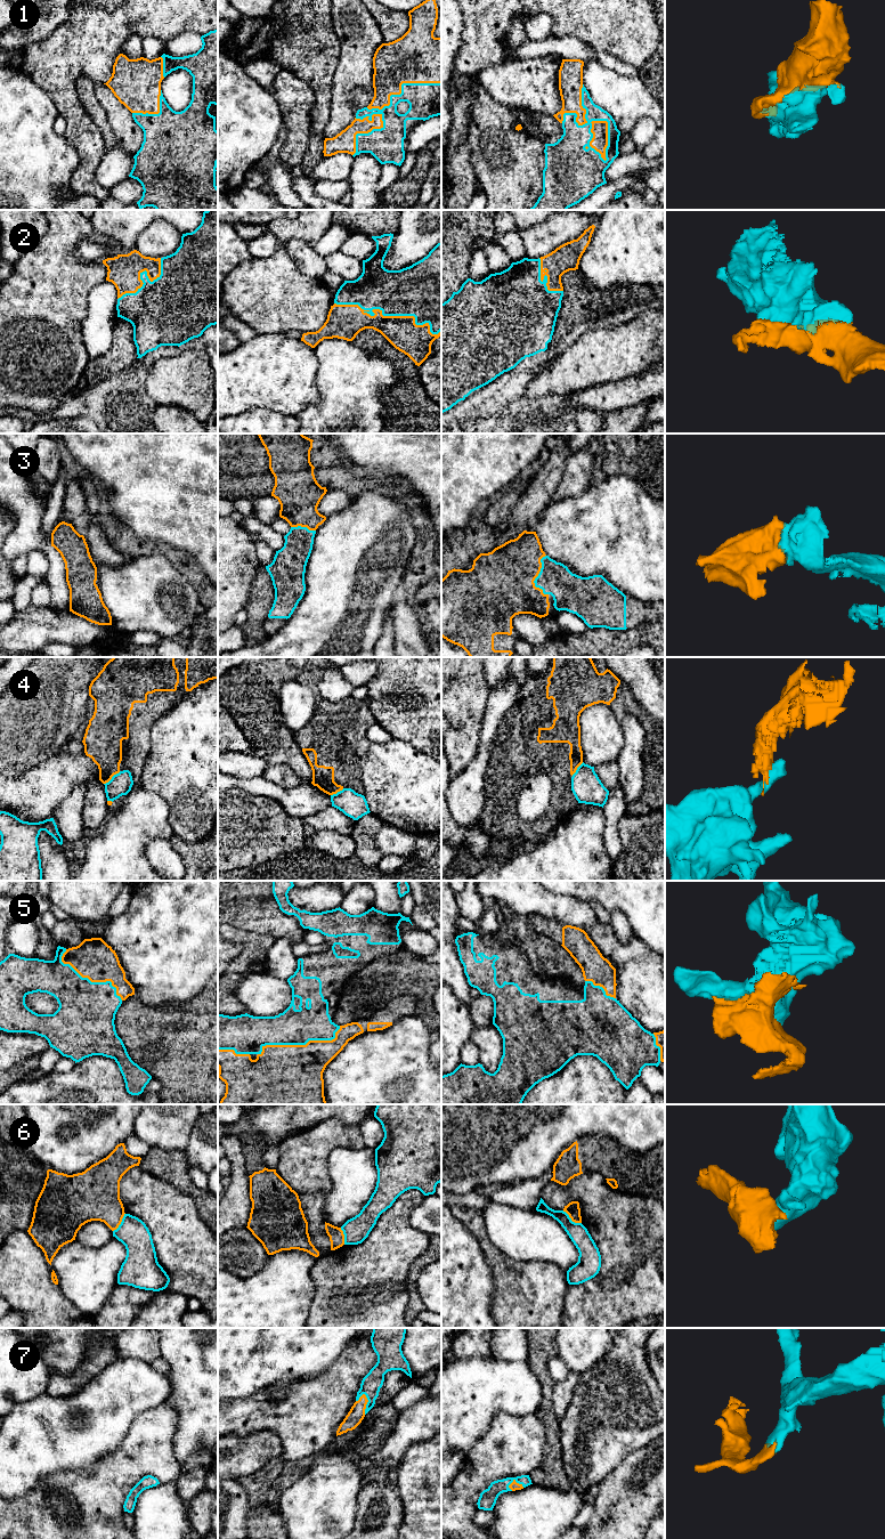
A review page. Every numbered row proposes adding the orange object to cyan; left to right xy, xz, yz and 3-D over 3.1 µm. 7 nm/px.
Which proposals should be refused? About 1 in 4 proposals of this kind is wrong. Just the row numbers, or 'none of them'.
4, 6

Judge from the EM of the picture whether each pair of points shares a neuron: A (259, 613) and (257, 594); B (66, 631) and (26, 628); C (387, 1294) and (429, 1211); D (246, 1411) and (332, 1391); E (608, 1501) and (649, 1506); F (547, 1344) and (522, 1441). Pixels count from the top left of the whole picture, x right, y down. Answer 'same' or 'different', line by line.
A: same
B: same
C: different
D: same
E: same
F: different

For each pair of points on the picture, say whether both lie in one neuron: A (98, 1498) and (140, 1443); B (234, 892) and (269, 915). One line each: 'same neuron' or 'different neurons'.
A: same neuron
B: same neuron

